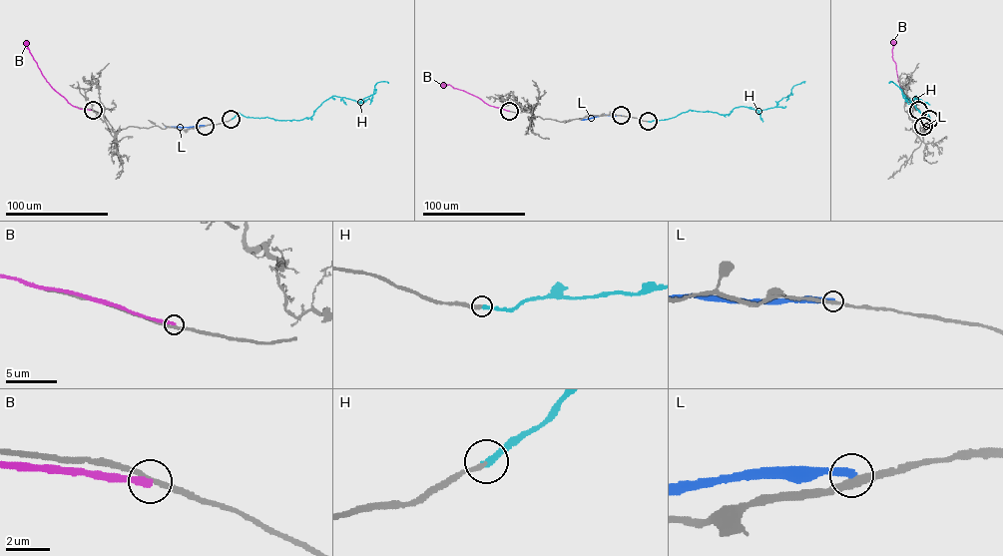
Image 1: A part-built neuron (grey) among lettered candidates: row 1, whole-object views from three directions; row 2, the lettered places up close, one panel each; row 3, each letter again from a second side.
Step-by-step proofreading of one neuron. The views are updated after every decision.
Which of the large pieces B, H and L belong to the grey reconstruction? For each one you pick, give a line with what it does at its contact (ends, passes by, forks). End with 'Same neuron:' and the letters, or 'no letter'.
H: it ends
Same neuron: H

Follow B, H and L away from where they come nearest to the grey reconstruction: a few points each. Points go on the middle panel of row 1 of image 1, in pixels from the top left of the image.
B: (509, 111), (488, 105), (449, 84), (442, 85)
H: (648, 121), (668, 119), (690, 110), (727, 114), (740, 106), (758, 110), (775, 107), (793, 86), (804, 83)
L: (621, 116), (602, 115), (581, 120)

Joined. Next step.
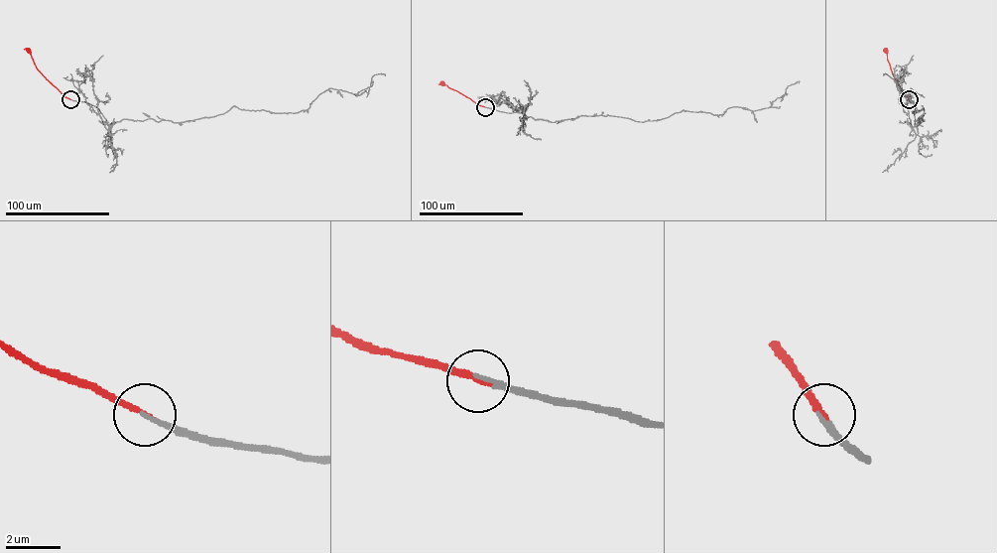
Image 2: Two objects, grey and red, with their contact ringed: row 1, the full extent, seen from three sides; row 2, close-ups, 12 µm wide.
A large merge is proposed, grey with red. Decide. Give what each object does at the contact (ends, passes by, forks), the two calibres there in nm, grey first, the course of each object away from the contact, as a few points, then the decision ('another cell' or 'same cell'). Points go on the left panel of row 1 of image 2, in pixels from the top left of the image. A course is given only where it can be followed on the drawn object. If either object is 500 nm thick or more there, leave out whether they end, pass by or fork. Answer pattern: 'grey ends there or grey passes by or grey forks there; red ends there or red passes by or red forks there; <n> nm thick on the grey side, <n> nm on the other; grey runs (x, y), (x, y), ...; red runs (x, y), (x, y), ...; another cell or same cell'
grey ends there; red ends there; 160 nm thick on the grey side, 220 nm on the other; grey runs (70, 99), (110, 127), (181, 122), (233, 106), (296, 113), (384, 74); red runs (70, 99), (38, 69), (28, 50); same cell

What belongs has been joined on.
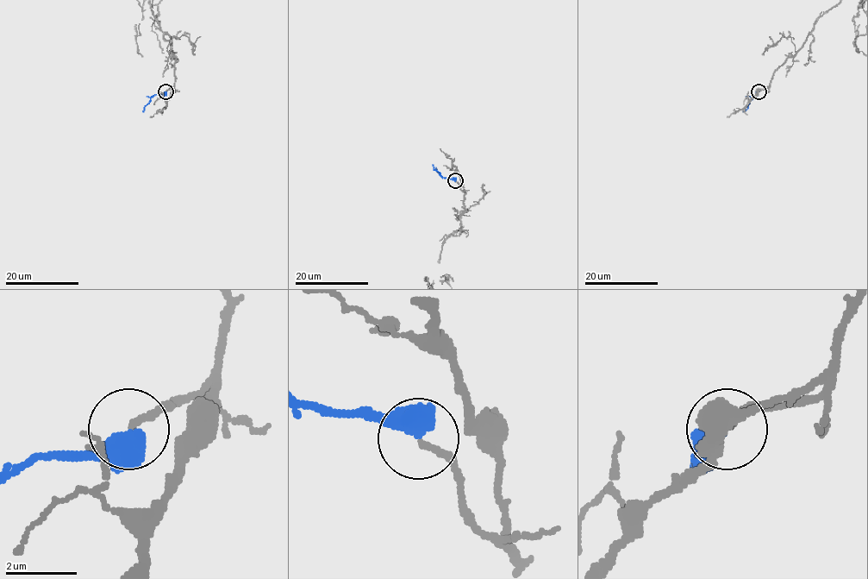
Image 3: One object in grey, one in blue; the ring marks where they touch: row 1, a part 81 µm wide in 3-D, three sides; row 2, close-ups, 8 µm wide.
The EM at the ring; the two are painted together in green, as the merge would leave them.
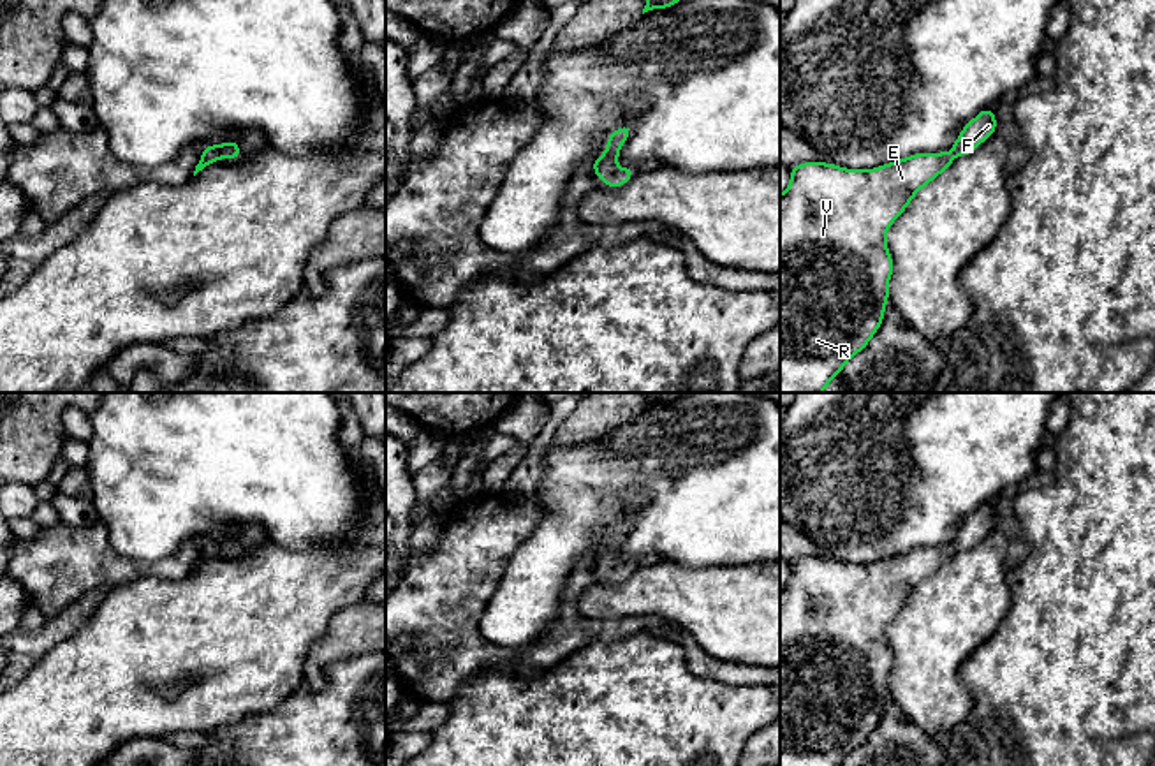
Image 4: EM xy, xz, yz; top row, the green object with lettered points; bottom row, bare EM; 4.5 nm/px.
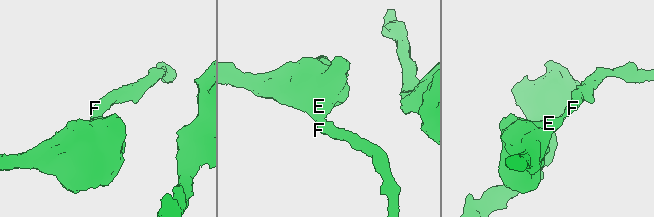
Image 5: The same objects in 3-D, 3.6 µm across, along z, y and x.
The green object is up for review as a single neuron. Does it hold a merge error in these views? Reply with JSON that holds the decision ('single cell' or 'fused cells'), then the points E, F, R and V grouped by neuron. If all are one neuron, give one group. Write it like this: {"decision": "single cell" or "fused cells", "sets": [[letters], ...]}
{"decision": "single cell", "sets": [["E", "F", "R", "V"]]}

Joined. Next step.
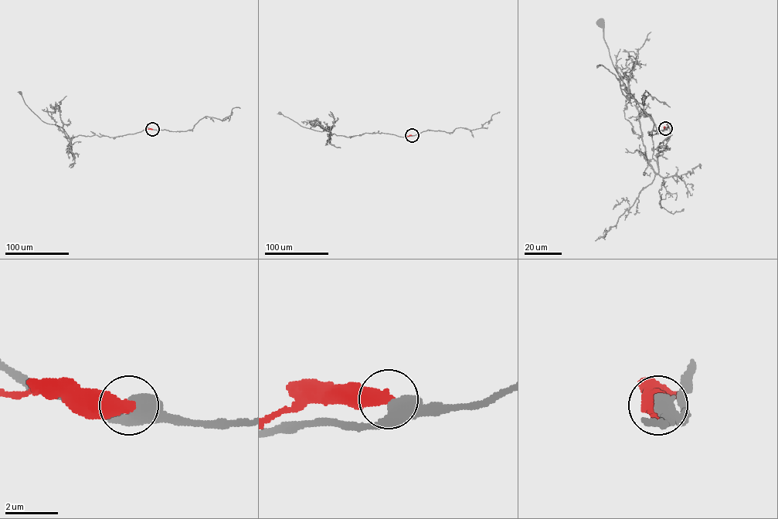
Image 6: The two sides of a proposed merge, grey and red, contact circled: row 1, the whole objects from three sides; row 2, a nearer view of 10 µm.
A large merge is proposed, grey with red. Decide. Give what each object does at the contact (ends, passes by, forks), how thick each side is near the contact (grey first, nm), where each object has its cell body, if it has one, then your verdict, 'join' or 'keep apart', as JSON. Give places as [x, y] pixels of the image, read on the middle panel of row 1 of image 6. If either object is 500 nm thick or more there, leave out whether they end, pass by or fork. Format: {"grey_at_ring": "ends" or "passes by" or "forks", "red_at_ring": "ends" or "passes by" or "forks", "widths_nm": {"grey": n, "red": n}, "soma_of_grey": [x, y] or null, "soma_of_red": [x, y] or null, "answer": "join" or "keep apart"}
{"widths_nm": {"grey": 440, "red": 550}, "soma_of_grey": [280, 113], "soma_of_red": null, "answer": "keep apart"}

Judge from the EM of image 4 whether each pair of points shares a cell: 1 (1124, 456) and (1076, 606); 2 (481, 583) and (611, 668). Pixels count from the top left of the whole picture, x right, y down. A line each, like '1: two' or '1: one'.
1: one
2: two

